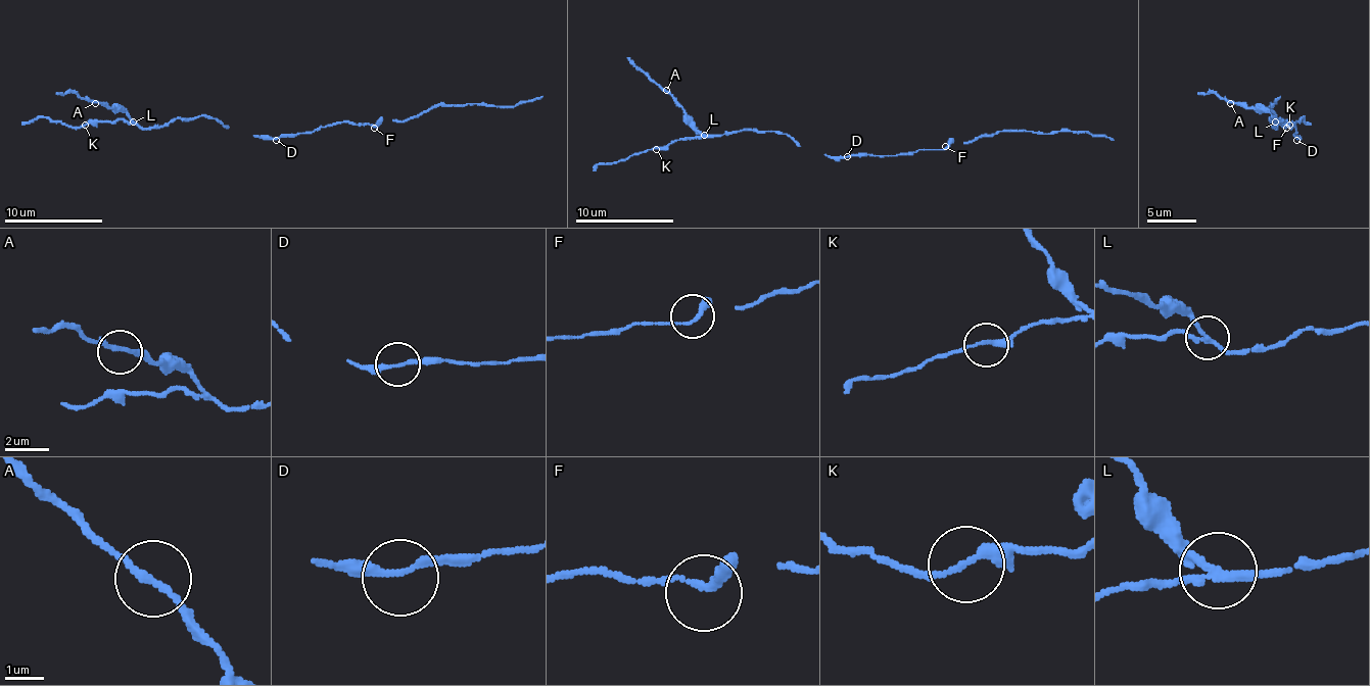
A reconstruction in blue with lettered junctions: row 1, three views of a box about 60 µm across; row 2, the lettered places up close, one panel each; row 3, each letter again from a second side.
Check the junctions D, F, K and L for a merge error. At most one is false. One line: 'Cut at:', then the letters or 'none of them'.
Cut at: L

